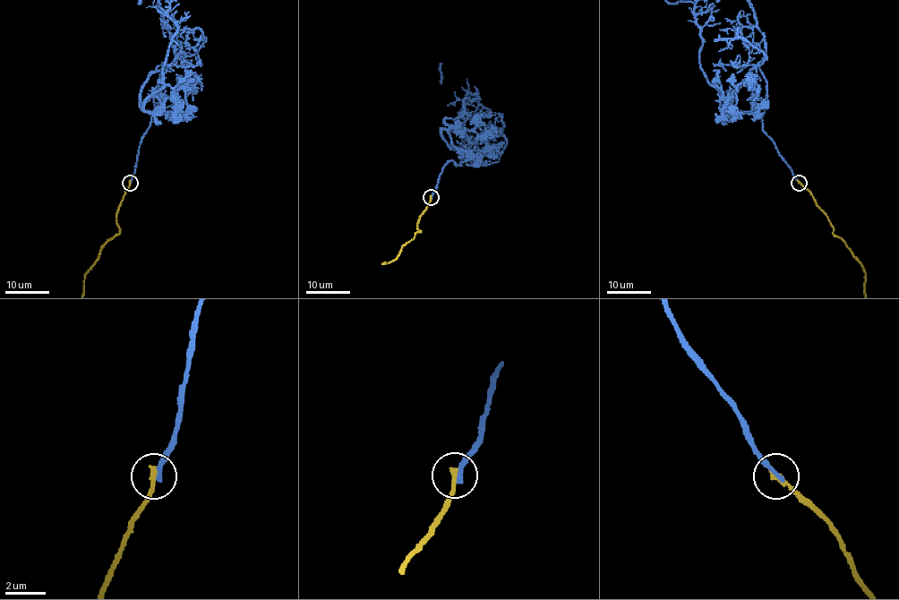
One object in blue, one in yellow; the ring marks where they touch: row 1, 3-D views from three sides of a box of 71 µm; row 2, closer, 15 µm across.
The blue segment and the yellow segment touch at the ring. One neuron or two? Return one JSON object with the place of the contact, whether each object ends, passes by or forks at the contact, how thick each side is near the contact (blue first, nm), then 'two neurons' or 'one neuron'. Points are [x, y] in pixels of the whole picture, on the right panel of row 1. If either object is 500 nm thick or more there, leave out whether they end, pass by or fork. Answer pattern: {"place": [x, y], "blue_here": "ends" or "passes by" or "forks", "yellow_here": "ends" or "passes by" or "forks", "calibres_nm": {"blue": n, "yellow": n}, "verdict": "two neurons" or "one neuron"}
{"place": [799, 183], "blue_here": "ends", "yellow_here": "ends", "calibres_nm": {"blue": 260, "yellow": 300}, "verdict": "two neurons"}

